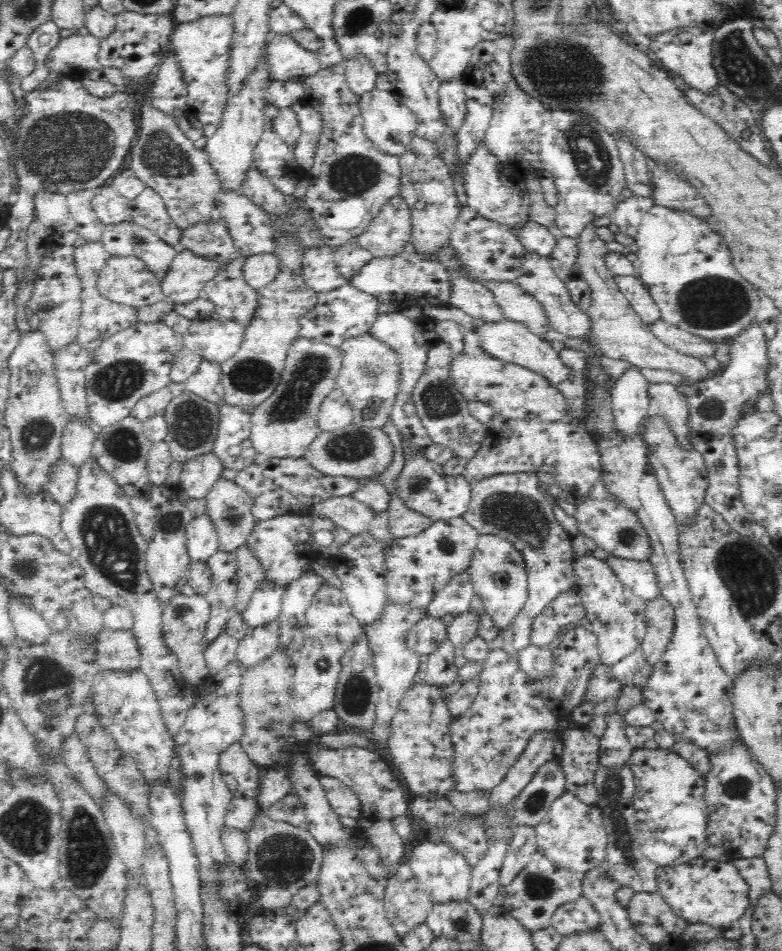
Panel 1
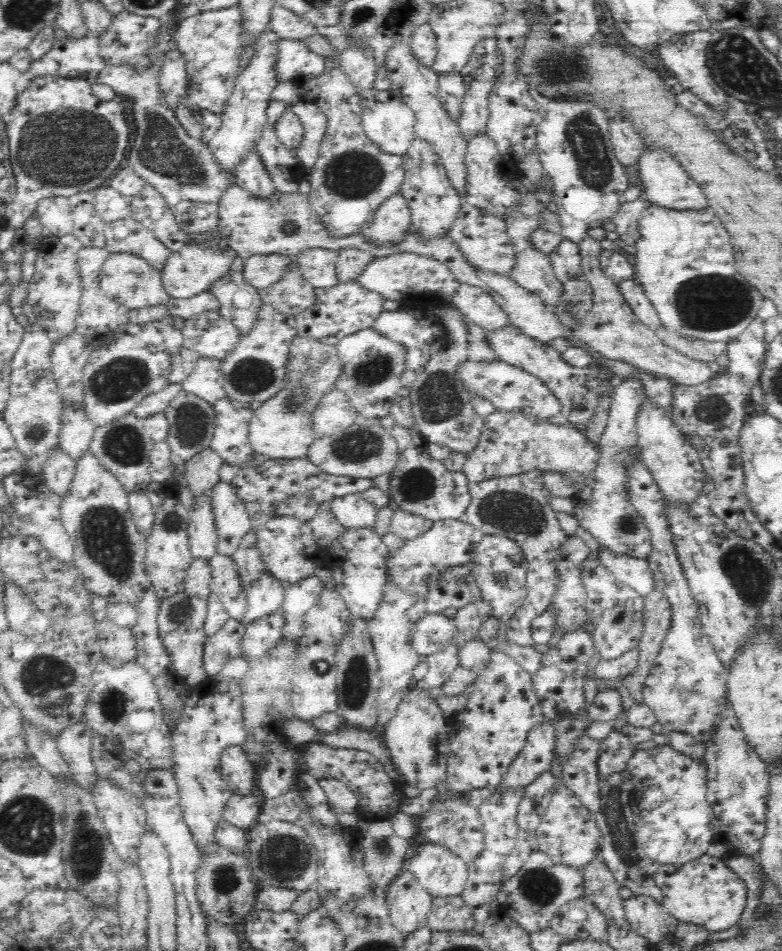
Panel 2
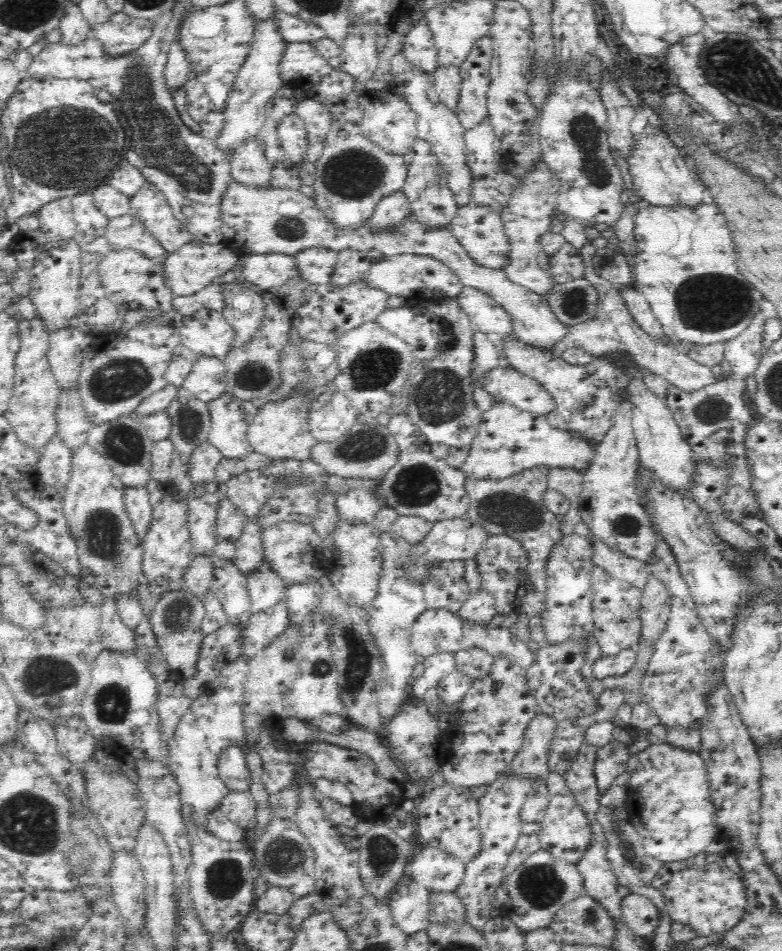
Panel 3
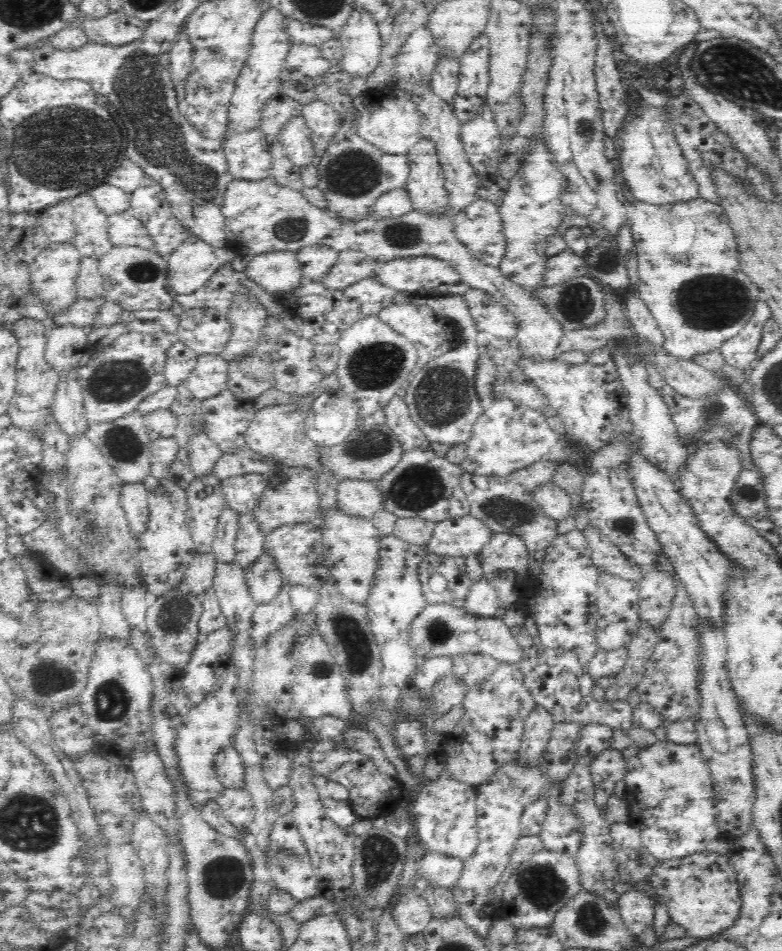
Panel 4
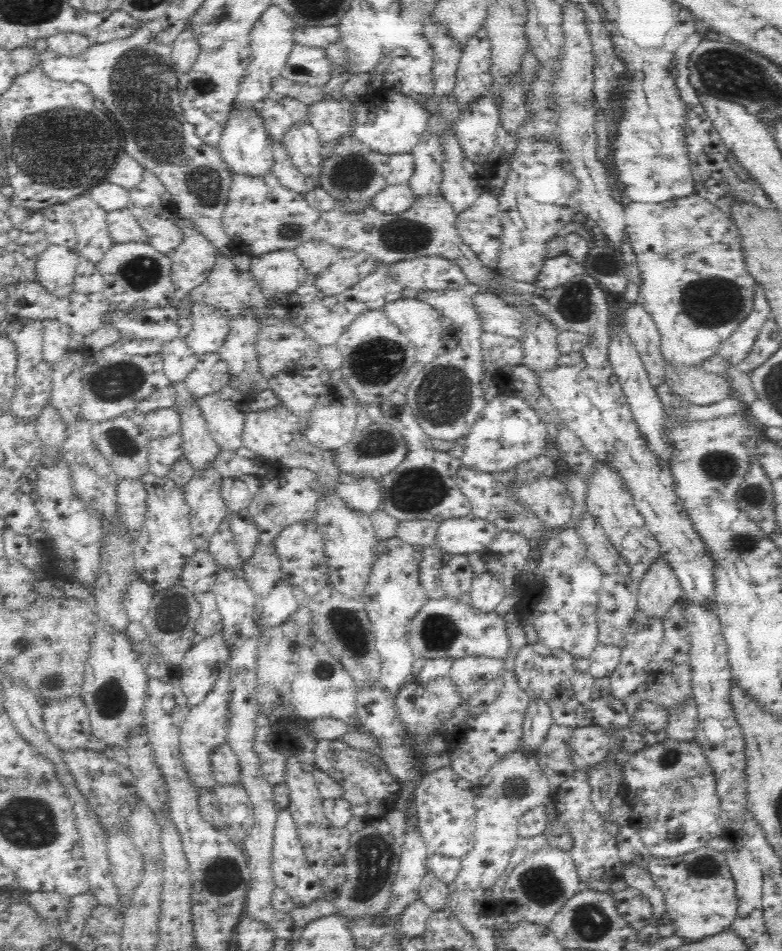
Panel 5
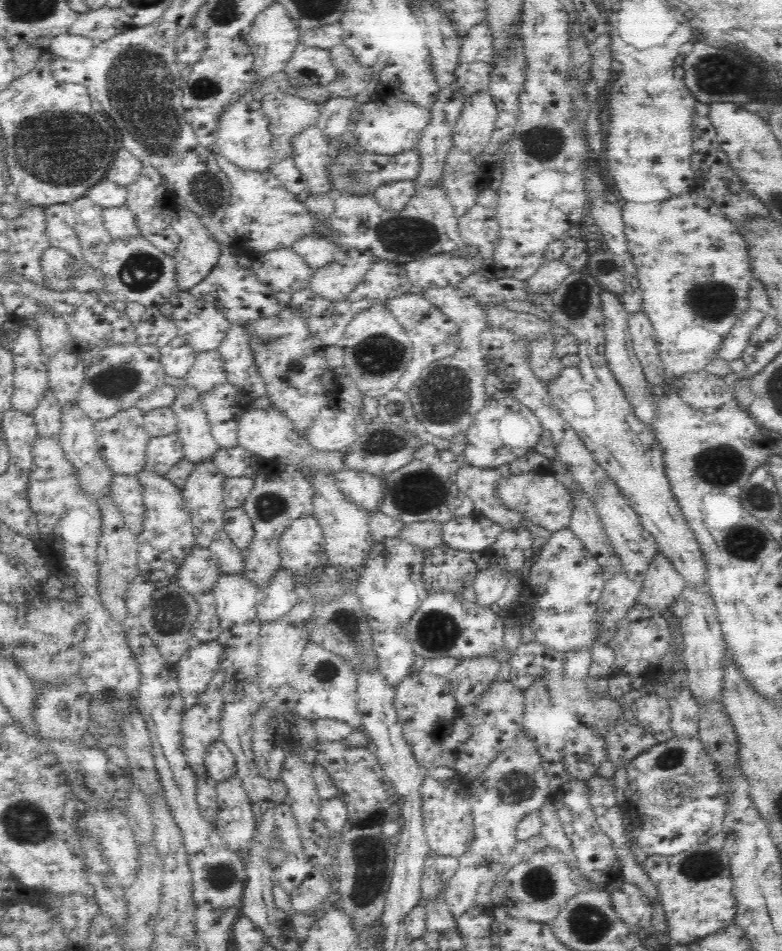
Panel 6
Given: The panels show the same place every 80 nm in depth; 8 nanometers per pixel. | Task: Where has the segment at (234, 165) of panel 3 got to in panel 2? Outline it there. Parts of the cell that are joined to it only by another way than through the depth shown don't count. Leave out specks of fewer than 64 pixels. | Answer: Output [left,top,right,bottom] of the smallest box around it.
[231,145,277,198]

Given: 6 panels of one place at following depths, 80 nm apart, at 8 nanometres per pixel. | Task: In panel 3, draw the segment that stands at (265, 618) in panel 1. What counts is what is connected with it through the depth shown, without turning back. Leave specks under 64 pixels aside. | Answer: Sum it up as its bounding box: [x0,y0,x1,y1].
[246,558,288,612]

